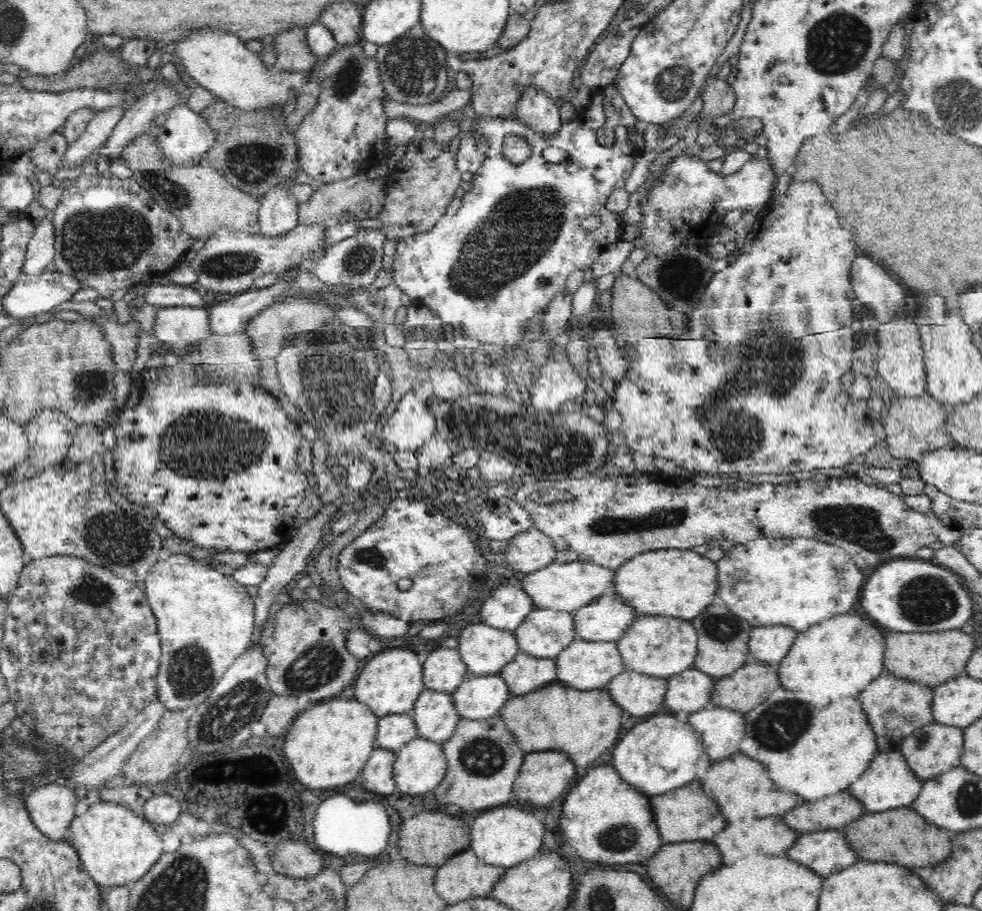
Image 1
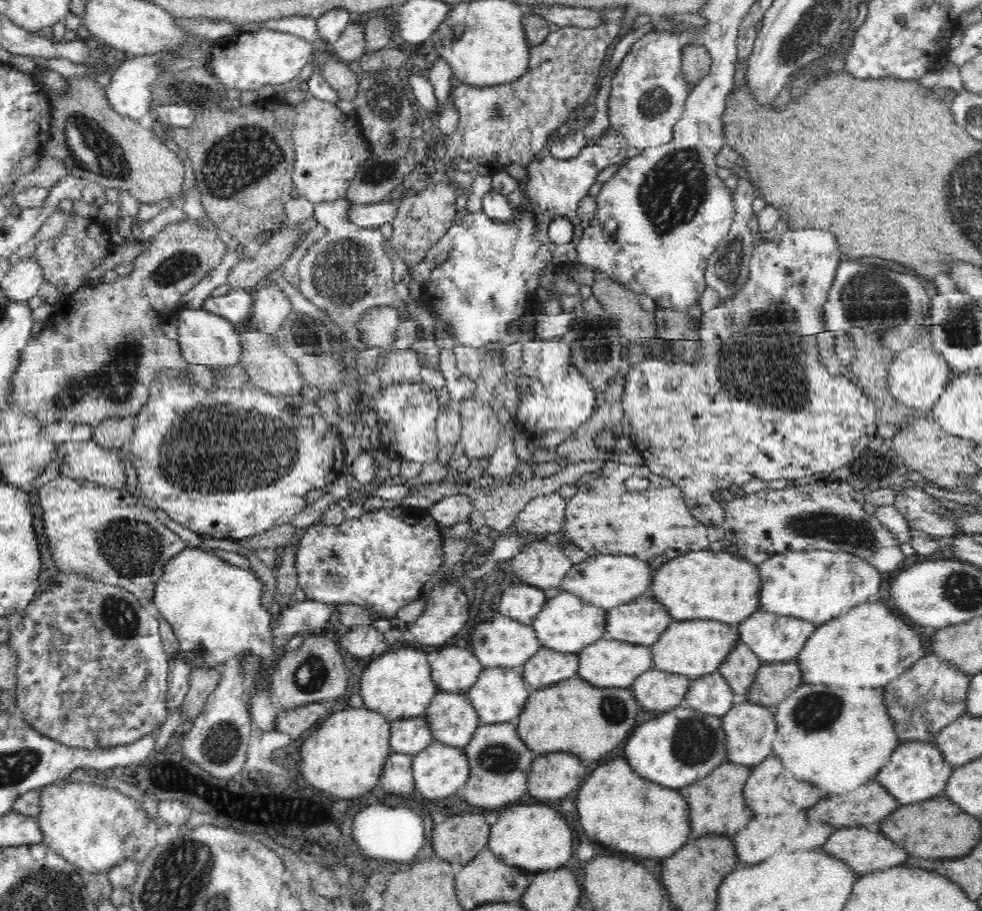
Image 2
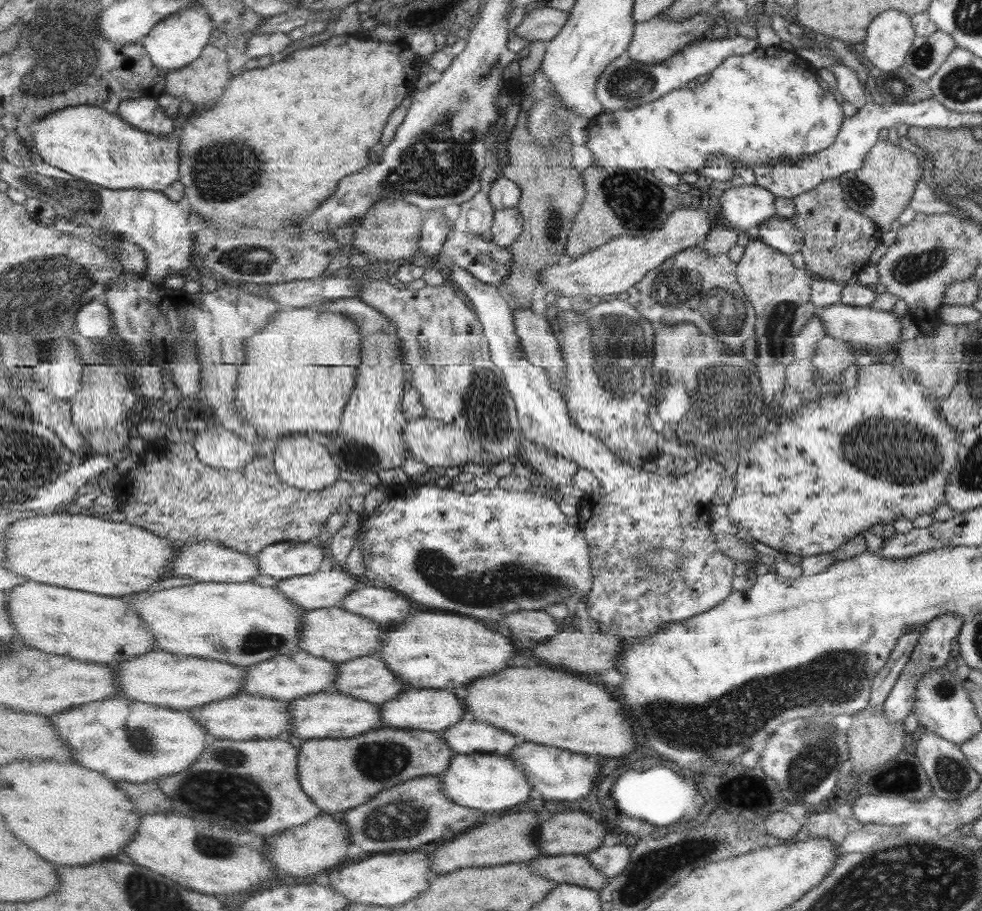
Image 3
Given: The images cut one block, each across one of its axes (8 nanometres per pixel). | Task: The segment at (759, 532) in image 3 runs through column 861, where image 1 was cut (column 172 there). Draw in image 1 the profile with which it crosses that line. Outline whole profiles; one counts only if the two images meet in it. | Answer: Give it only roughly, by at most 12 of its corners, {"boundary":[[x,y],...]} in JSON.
{"boundary":[[142,369],[115,482],[216,552],[285,543],[308,483],[264,387]]}

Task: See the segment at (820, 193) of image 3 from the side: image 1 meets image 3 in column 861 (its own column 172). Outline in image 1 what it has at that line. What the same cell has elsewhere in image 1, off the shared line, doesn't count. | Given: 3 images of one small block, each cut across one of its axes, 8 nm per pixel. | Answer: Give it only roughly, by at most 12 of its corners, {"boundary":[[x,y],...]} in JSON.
{"boundary":[[86,164],[52,211],[56,270],[109,298],[168,283],[195,239]]}

